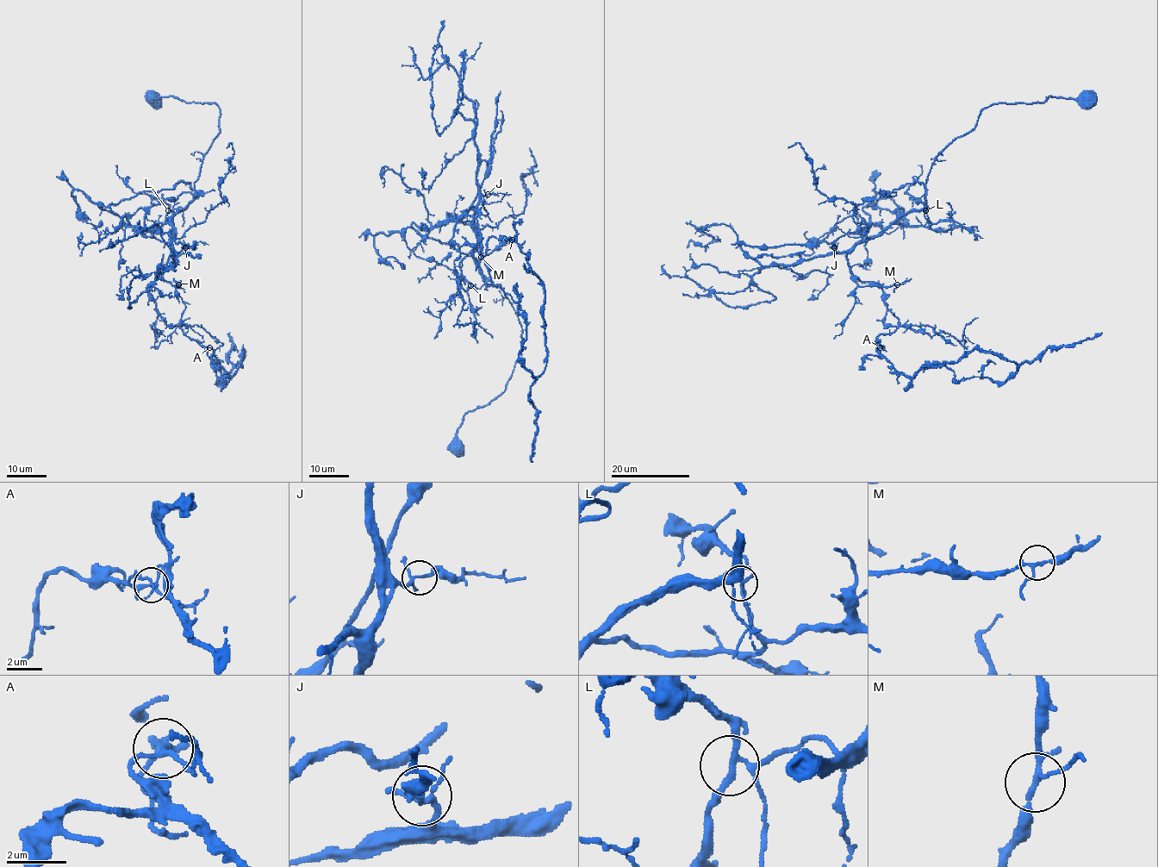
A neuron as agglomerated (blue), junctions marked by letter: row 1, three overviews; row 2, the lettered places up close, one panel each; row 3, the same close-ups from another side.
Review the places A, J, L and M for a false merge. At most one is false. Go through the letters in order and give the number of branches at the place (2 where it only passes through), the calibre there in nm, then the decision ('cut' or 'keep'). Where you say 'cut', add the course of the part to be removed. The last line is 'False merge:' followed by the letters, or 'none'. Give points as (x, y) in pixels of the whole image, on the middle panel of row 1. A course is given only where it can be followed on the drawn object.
A: 4 branches meet; 160 nm thick; cut; foreign part runs (512, 240), (513, 235), (544, 295), (546, 366), (538, 376), (519, 361), (526, 321), (518, 313), (517, 283)
J: 4 branches meet; 150 nm thick; keep
L: 4 branches meet; 180 nm thick; keep
M: 4 branches meet; 160 nm thick; keep
False merge: A

